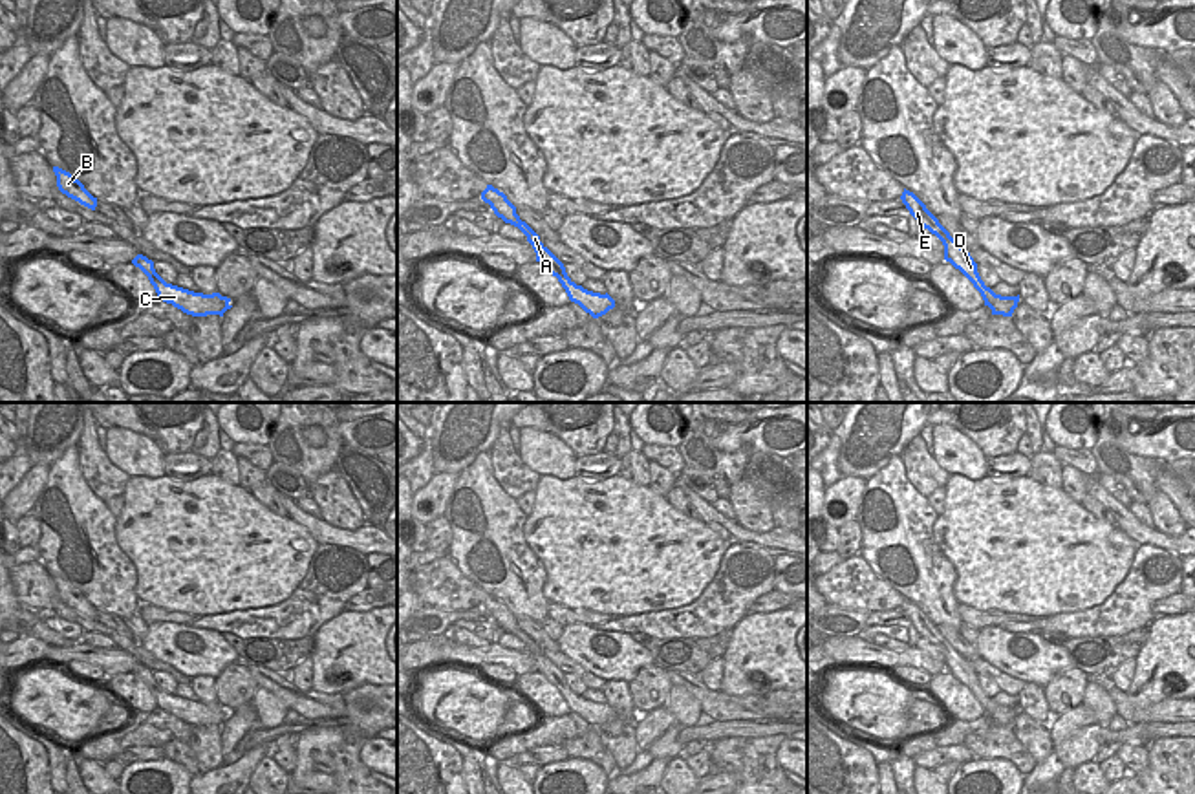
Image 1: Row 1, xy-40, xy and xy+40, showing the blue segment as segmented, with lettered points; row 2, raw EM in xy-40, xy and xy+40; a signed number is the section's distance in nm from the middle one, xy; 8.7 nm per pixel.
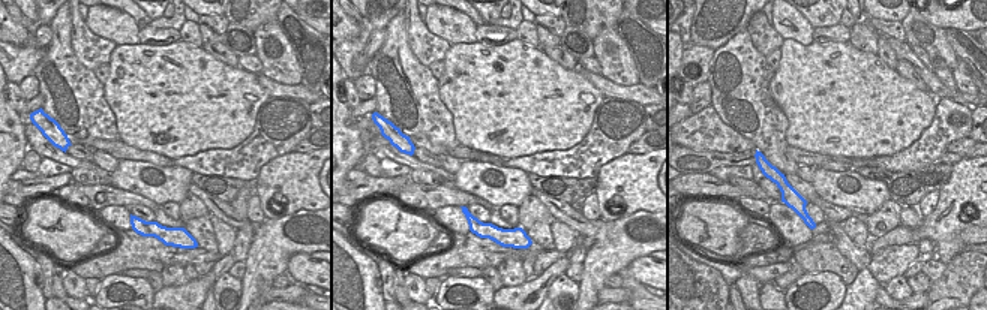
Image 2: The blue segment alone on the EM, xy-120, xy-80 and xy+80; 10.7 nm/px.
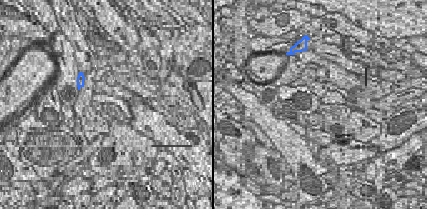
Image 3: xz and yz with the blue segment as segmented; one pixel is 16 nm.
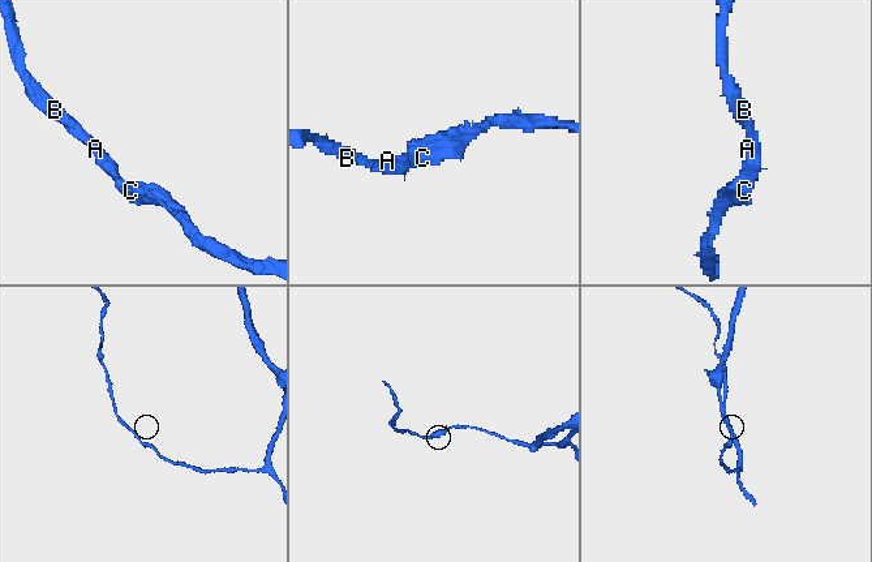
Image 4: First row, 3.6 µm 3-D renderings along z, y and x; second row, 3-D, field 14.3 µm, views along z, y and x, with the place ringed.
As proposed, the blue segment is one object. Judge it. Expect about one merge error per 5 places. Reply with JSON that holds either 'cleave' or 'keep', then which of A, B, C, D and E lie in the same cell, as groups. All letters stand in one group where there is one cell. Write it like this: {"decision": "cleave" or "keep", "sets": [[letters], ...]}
{"decision": "keep", "sets": [["A", "B", "C", "D", "E"]]}

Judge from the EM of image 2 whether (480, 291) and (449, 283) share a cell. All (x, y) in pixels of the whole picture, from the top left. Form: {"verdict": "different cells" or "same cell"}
{"verdict": "same cell"}

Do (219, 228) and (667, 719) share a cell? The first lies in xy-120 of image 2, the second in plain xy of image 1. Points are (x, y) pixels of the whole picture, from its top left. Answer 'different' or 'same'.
different

